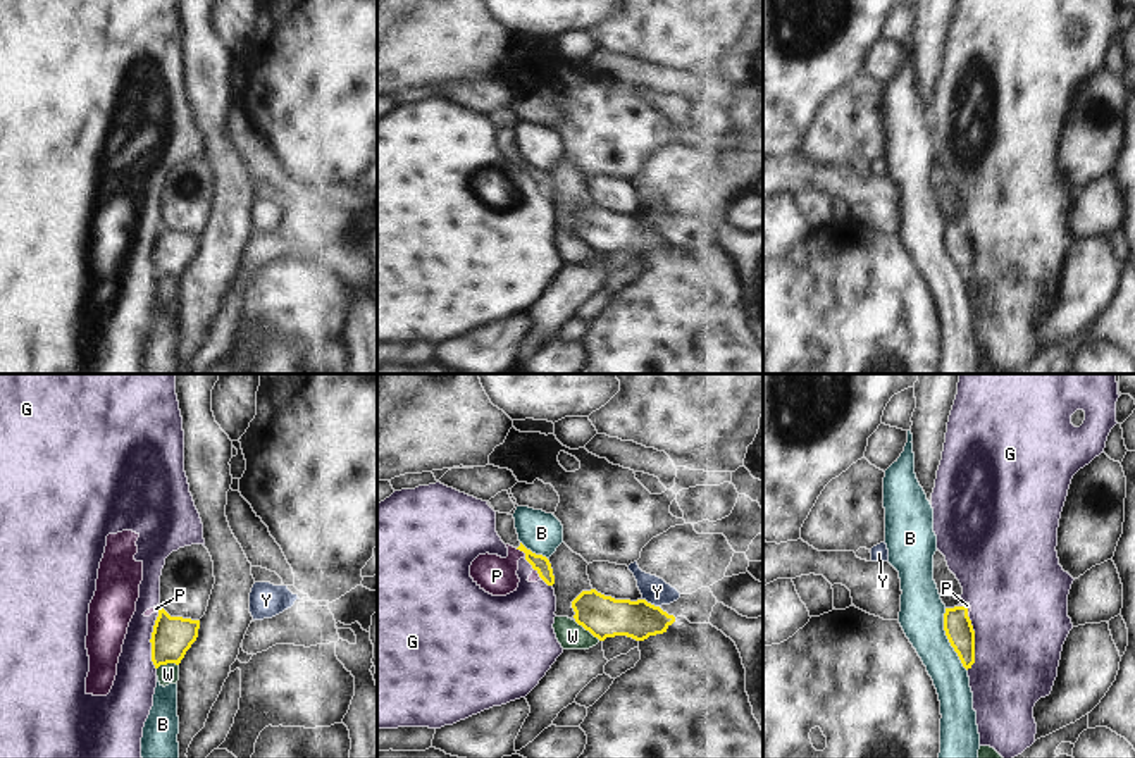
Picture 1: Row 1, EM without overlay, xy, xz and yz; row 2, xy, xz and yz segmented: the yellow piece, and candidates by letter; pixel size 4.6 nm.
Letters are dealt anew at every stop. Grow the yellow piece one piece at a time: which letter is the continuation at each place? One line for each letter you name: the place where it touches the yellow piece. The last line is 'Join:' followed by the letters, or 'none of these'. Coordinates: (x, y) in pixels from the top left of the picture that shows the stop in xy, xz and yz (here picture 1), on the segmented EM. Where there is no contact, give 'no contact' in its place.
Join: none of these

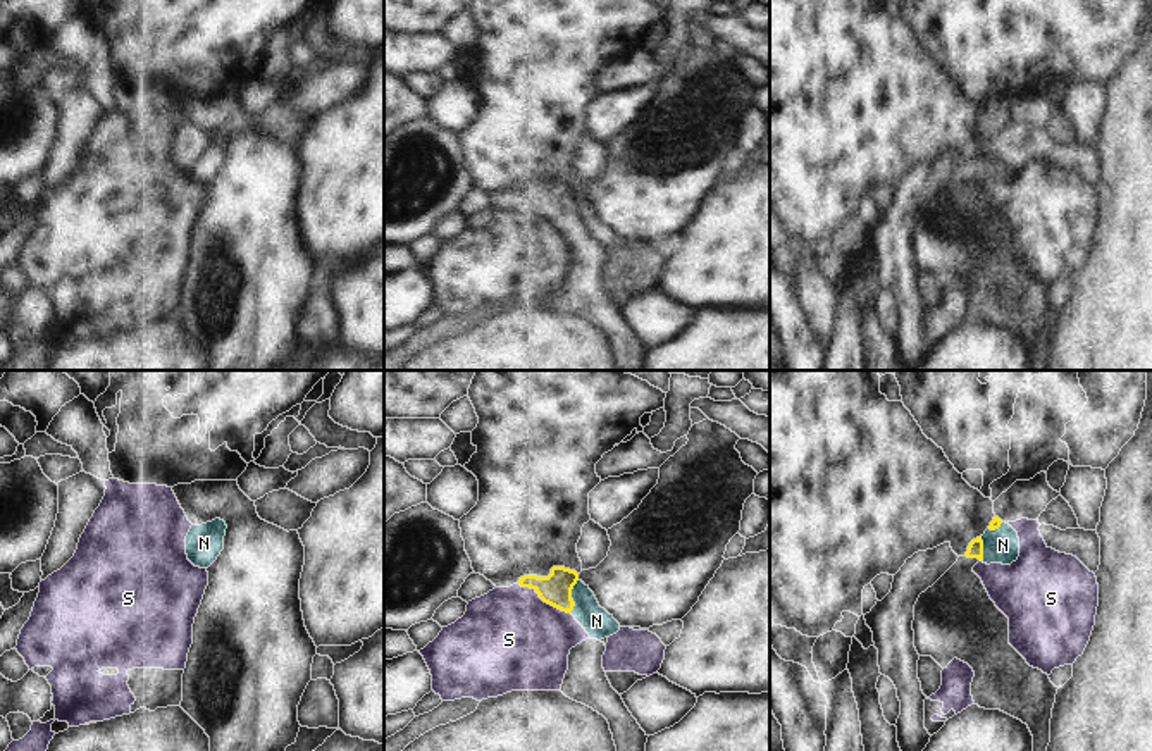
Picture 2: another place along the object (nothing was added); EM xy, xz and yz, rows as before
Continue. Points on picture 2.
N: xz (570, 596)
Join: N

